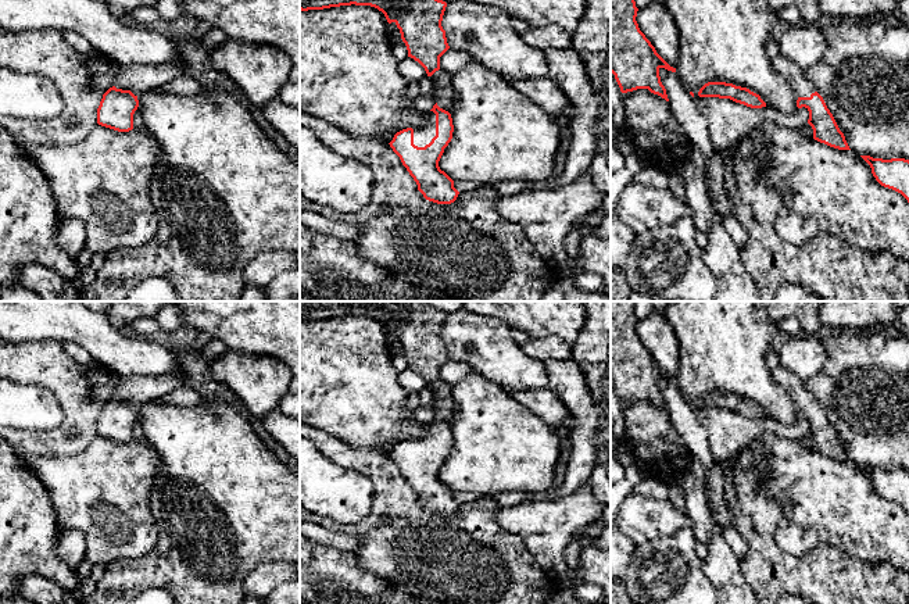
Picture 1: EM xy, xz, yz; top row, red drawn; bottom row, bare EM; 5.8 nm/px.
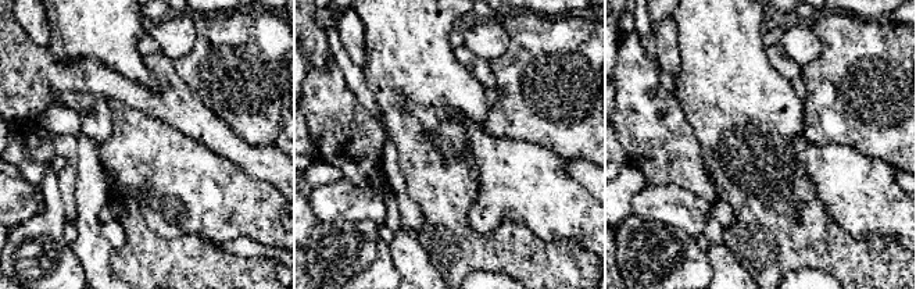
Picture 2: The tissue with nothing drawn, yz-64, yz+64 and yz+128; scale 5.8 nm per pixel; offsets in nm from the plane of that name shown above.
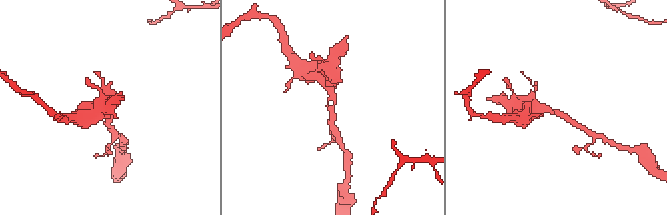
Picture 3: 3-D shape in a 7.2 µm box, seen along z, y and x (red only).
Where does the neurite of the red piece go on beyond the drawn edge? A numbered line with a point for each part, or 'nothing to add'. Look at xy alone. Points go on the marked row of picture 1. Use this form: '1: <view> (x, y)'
1: xy (139, 79)

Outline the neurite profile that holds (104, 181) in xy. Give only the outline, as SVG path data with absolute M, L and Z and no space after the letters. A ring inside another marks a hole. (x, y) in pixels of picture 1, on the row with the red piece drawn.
M99 124L79 143L42 144L26 150L49 181L60 221L79 219L86 229L85 247L103 254L147 243L157 232L150 185L160 151L147 129L118 132Z

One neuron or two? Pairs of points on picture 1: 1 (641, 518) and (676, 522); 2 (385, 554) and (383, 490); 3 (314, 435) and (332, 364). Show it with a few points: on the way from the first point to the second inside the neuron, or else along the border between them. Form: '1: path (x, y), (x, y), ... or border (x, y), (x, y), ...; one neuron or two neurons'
1: path (650, 521), (668, 522); one neuron
2: path (390, 539), (394, 533), (394, 506); one neuron
3: border (314, 426), (346, 442); two neurons

